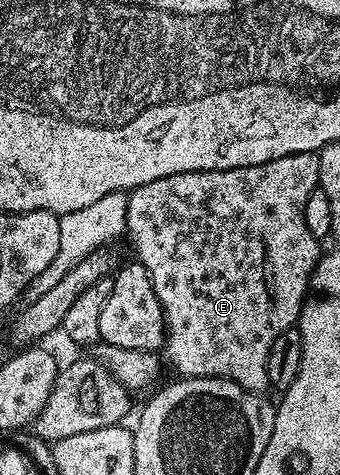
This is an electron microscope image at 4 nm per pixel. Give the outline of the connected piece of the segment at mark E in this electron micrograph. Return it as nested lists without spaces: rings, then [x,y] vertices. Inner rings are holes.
[[[298,152],[270,160],[257,166],[230,168],[229,170],[213,170],[212,172],[186,172],[185,174],[169,174],[169,178],[157,178],[153,182],[145,182],[145,186],[133,188],[129,193],[129,214],[127,215],[126,235],[131,236],[131,244],[135,247],[138,263],[145,266],[149,274],[149,282],[153,282],[155,296],[161,302],[163,320],[167,323],[165,337],[165,360],[171,363],[174,375],[179,378],[196,376],[205,378],[221,378],[237,382],[250,392],[266,393],[269,388],[269,350],[273,342],[285,330],[296,327],[303,303],[307,301],[311,287],[311,275],[321,255],[321,241],[309,234],[309,226],[305,226],[305,202],[309,202],[309,194],[319,187],[319,158],[314,152]]]

